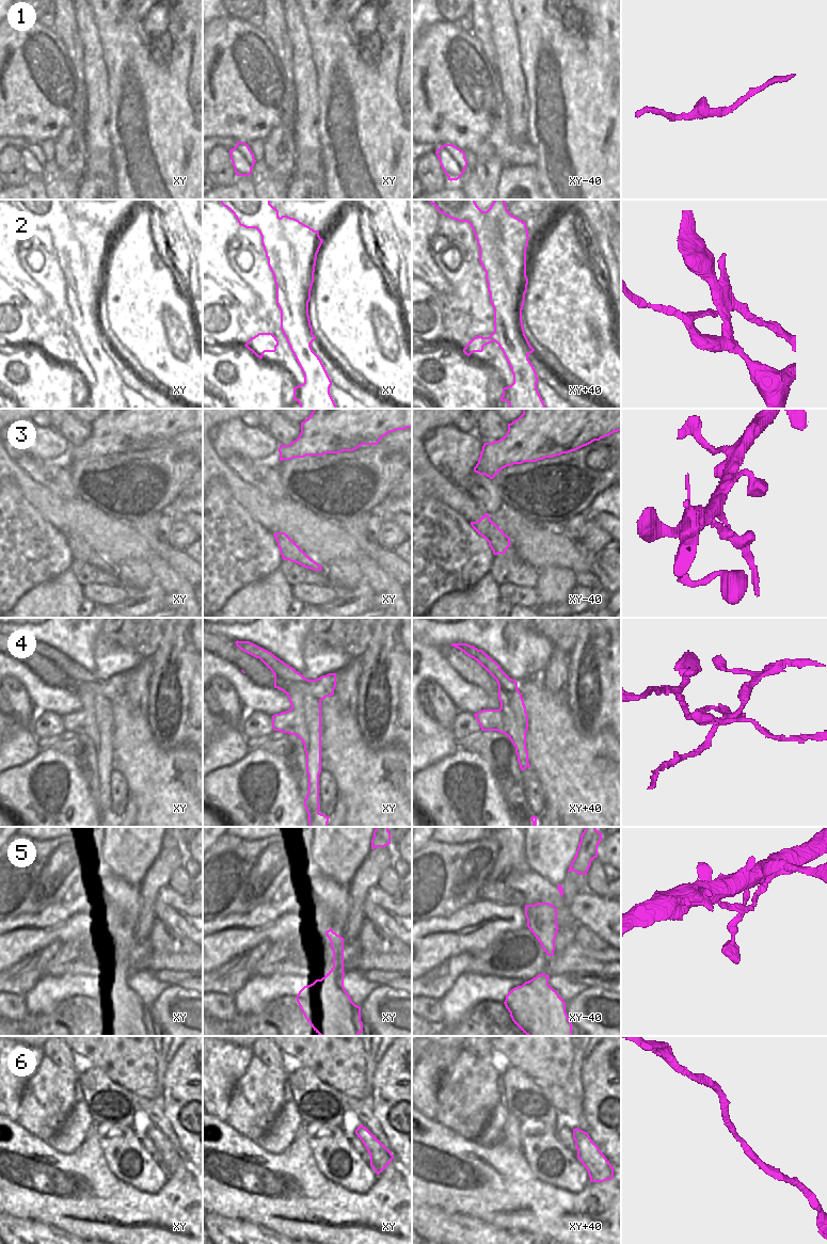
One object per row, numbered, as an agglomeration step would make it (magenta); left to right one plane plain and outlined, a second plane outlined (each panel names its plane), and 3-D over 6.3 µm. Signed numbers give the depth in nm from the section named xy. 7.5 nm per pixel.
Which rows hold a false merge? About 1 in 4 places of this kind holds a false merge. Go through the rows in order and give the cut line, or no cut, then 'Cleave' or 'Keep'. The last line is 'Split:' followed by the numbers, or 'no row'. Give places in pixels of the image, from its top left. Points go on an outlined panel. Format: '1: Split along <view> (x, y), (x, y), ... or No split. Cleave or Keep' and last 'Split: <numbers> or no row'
1: No split. Keep
2: Split along xy+40 (484, 211), (514, 304), (521, 310). Cleave
3: Split along xy (301, 549), (298, 556), (283, 558). Cleave
4: Split along xy (283, 686), (296, 682), (305, 694), (320, 701). Cleave
5: No split. Keep
6: No split. Keep
Split: 2, 3, 4

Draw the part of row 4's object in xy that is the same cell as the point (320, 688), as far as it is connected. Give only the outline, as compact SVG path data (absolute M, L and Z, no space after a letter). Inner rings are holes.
M260 658L260 660L274 674L274 688L285 691L284 686L286 684L297 682L305 695L309 695L320 701L334 695L334 689L336 687L336 673L329 673L316 680L307 680L287 664L285 664L284 668L280 667L276 671L267 660L263 658Z

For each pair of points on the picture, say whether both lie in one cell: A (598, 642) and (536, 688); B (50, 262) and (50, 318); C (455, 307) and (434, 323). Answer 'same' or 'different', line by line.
A: different
B: same
C: different

